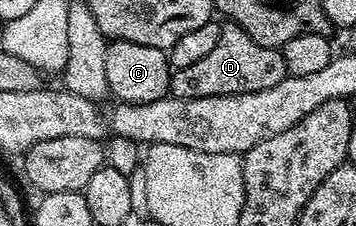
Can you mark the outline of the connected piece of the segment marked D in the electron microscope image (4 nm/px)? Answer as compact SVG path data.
M224 23L220 27L218 44L199 63L173 72L170 93L174 97L225 97L235 93L253 93L266 91L274 87L274 83L282 83L287 76L284 54L280 49L262 47L262 43L254 43L240 25Z

